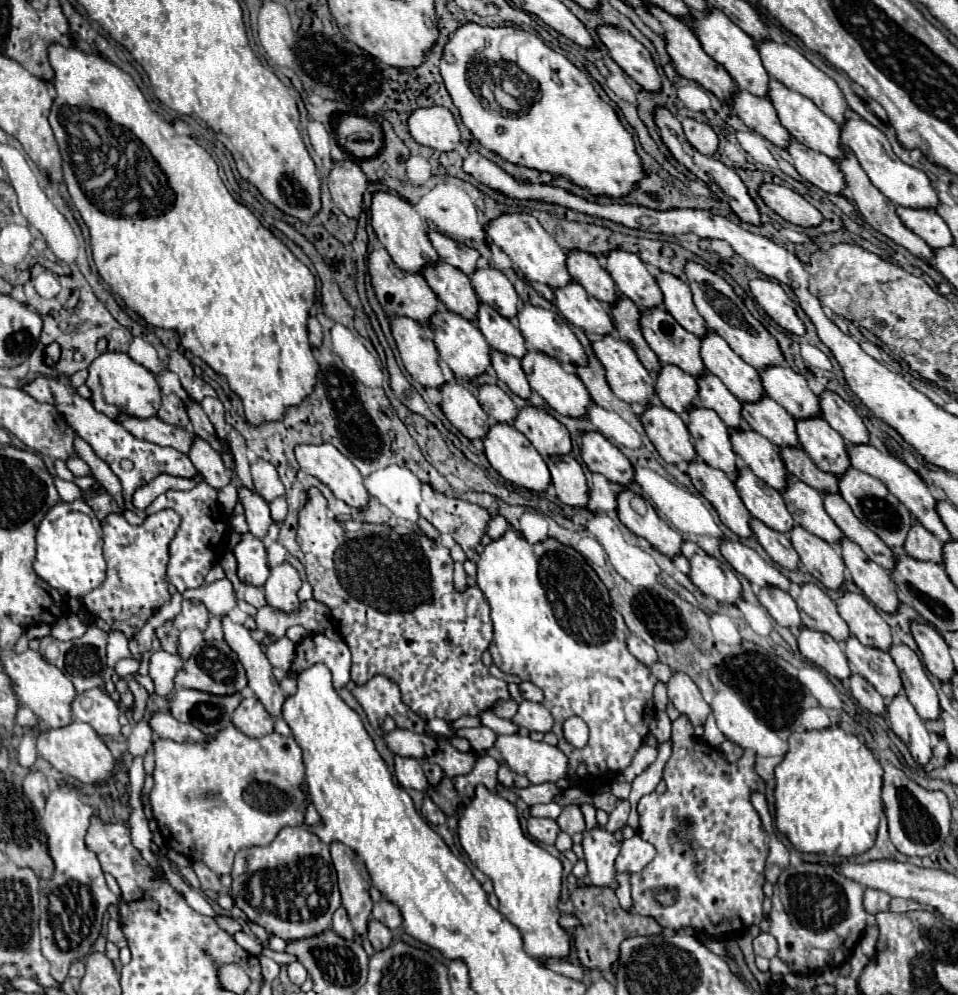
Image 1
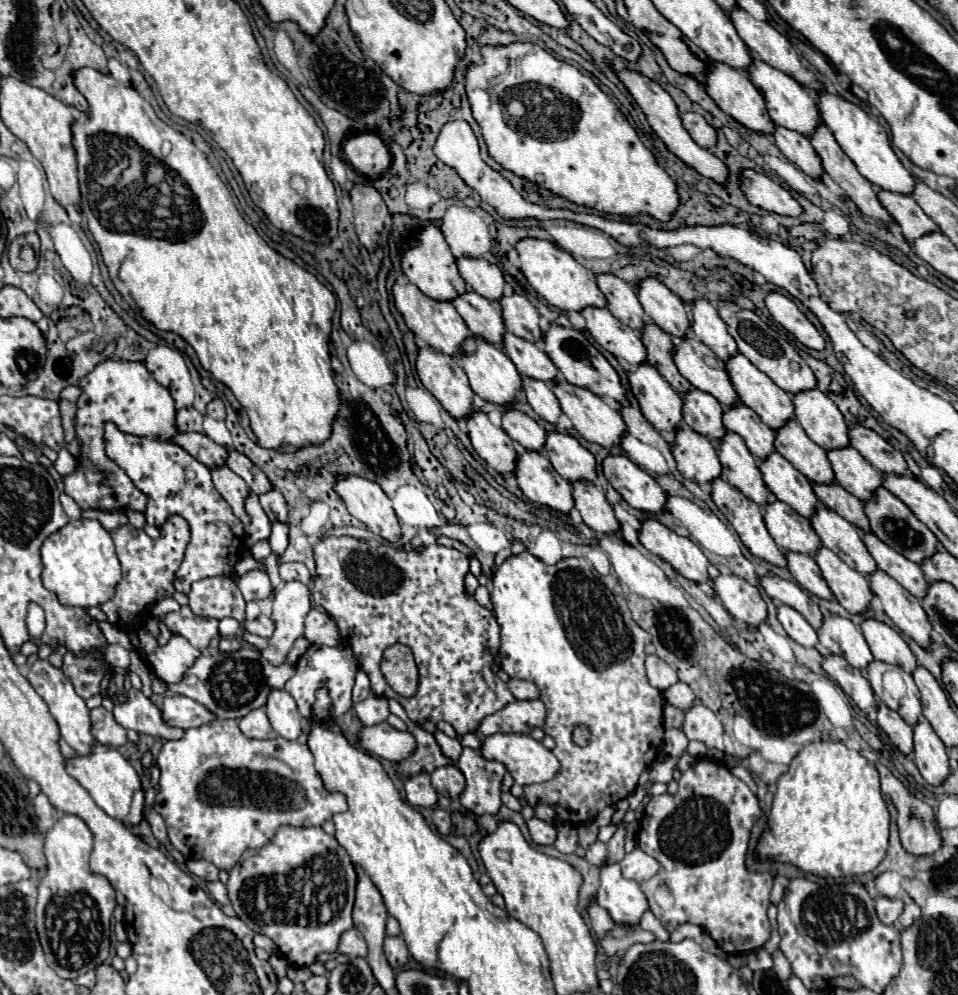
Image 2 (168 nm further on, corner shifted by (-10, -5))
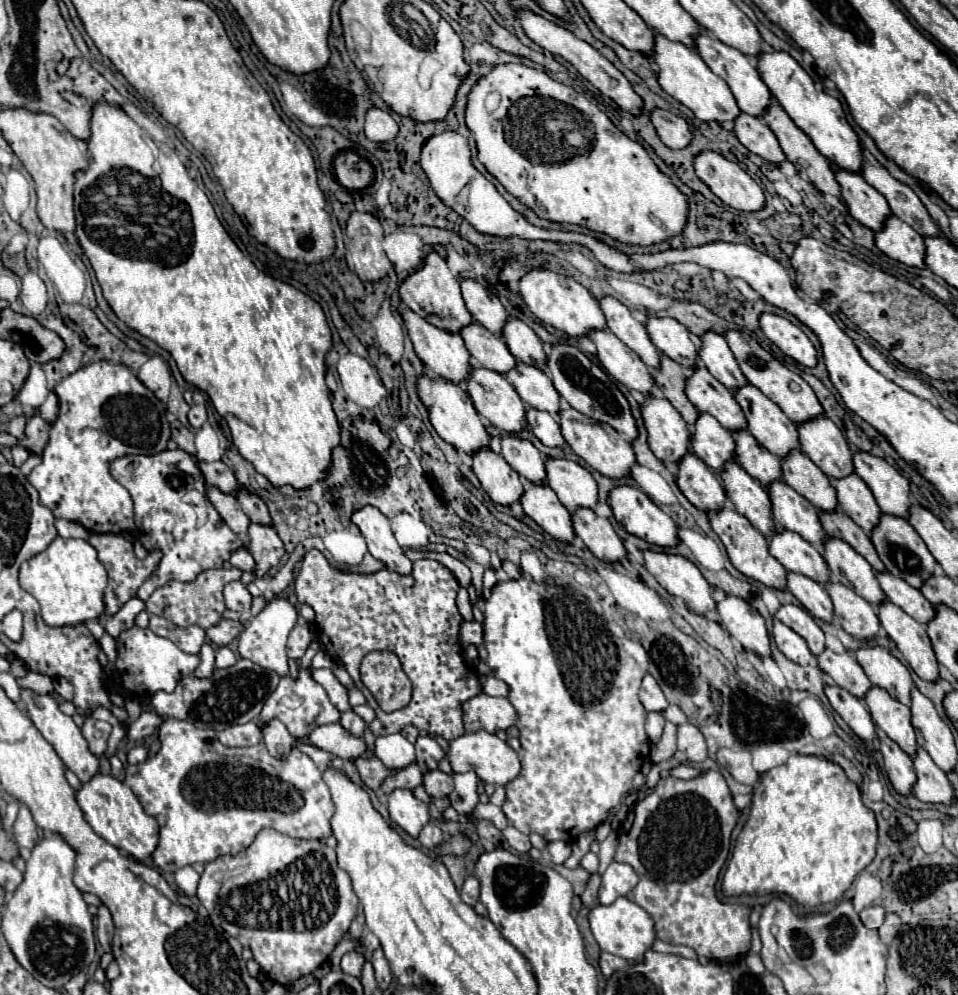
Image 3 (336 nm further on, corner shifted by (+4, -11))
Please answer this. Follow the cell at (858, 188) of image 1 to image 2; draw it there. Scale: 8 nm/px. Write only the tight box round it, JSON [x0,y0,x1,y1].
[810,123,892,223]

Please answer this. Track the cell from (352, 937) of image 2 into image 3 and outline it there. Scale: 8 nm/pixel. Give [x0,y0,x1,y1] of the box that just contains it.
[340,951,366,977]

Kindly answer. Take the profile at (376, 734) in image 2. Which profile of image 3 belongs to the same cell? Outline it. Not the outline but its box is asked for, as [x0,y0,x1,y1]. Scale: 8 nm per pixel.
[310,723,366,759]

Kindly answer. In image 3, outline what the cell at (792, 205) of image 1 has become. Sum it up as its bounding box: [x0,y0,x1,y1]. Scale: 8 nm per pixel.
[694,151,766,211]

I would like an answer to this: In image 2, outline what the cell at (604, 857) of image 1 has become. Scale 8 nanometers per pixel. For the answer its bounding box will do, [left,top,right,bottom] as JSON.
[596,863,648,931]

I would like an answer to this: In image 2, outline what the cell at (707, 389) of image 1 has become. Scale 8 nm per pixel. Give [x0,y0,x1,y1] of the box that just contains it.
[724,403,776,461]

